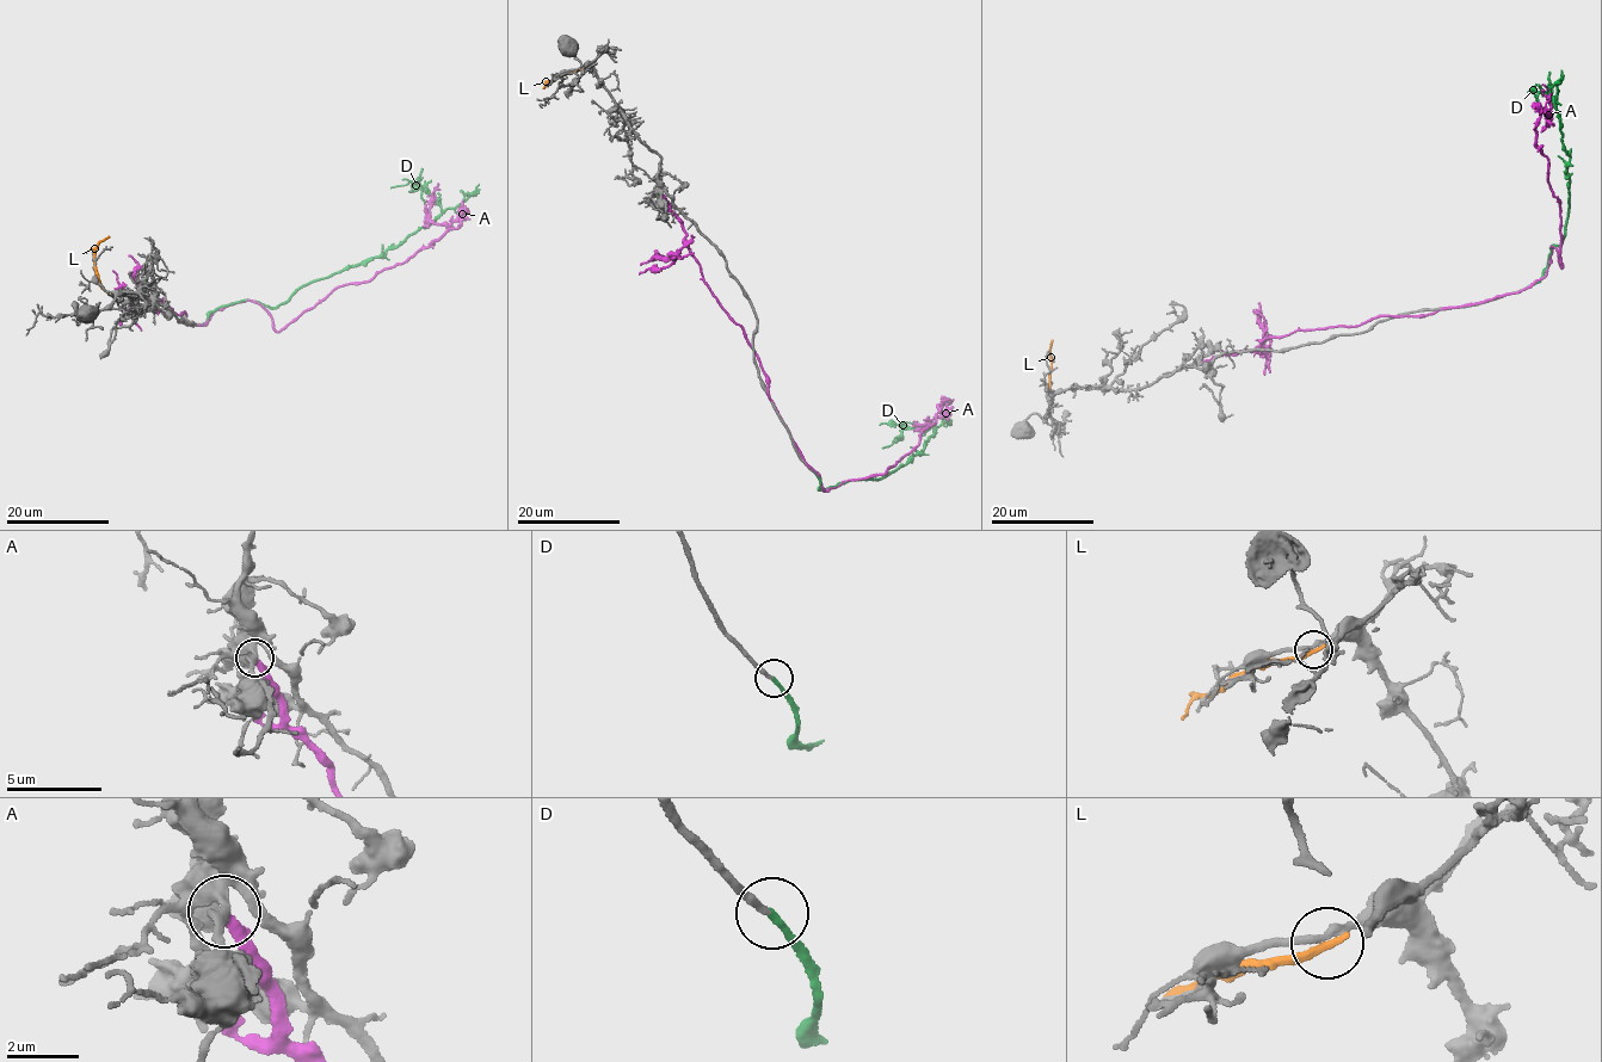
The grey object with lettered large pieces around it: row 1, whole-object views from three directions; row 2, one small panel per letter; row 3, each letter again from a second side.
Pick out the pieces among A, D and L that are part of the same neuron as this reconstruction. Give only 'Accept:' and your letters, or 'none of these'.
Accept: D

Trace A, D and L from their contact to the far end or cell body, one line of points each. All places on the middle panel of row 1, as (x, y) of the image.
A: (661, 193), (823, 489), (886, 474), (948, 400), (943, 414), (912, 423)
D: (813, 471), (825, 489), (849, 481), (879, 479), (920, 455), (935, 428), (905, 430), (891, 445), (882, 448)
L: (578, 69), (552, 81)

